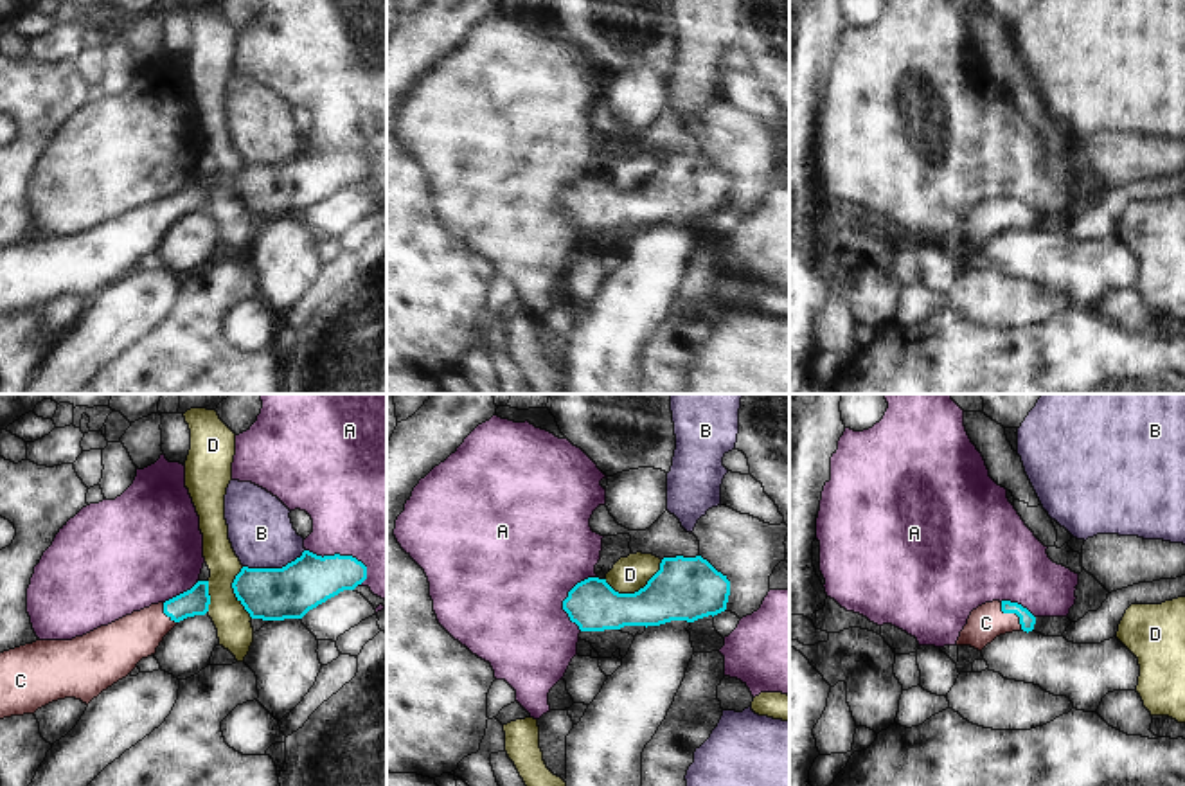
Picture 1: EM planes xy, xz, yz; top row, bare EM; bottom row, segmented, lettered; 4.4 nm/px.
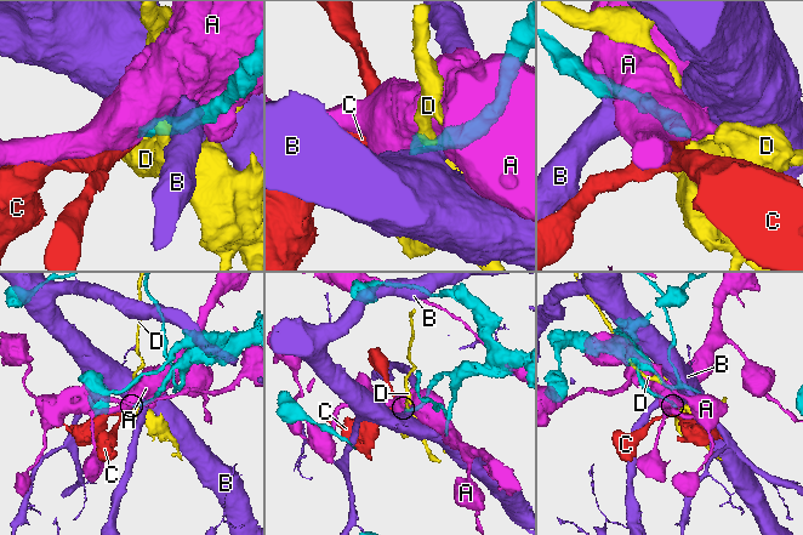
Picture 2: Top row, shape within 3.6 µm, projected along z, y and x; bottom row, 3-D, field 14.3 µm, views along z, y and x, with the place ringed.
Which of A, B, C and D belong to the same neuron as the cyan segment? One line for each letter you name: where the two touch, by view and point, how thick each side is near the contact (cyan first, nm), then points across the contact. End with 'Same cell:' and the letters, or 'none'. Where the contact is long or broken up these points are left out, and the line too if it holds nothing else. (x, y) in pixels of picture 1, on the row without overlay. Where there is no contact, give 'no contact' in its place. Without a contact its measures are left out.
C: yz (1013, 209) | 70/160 nm | across yz (1027, 218), (1013, 209), (986, 220)
Same cell: C

